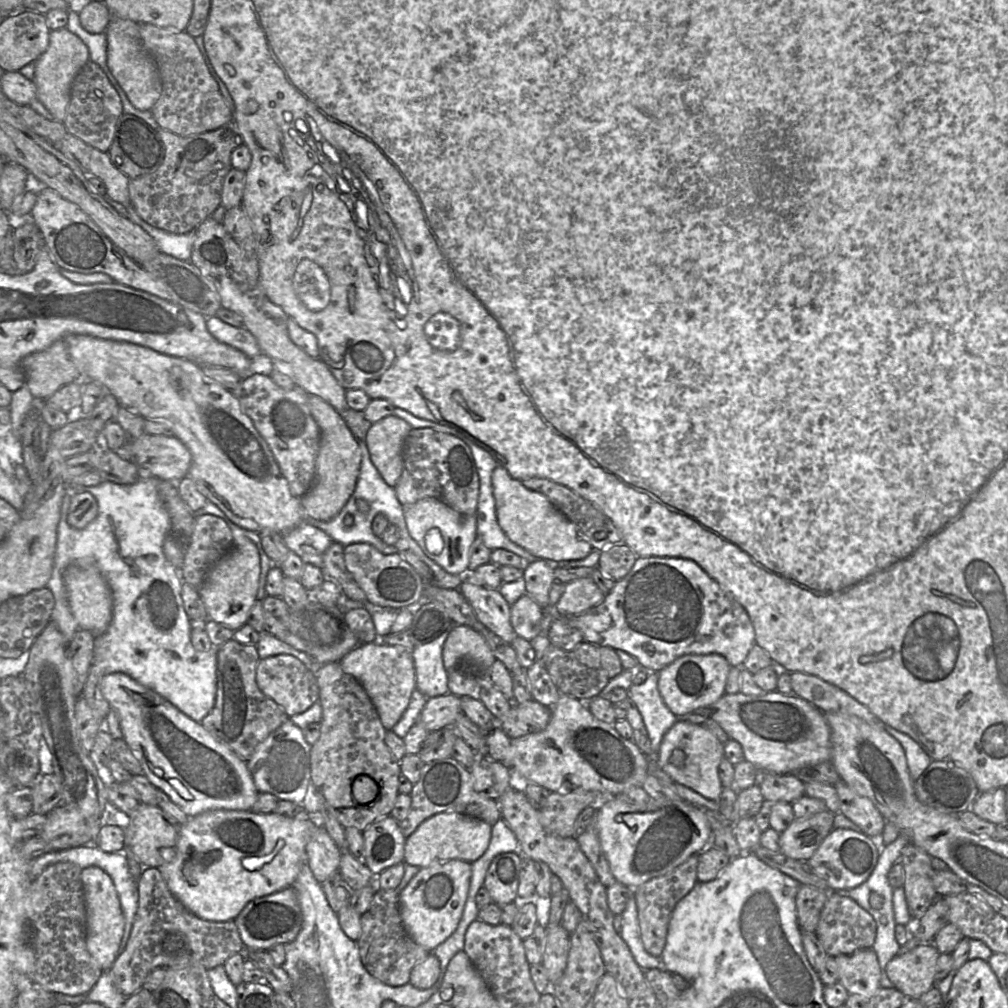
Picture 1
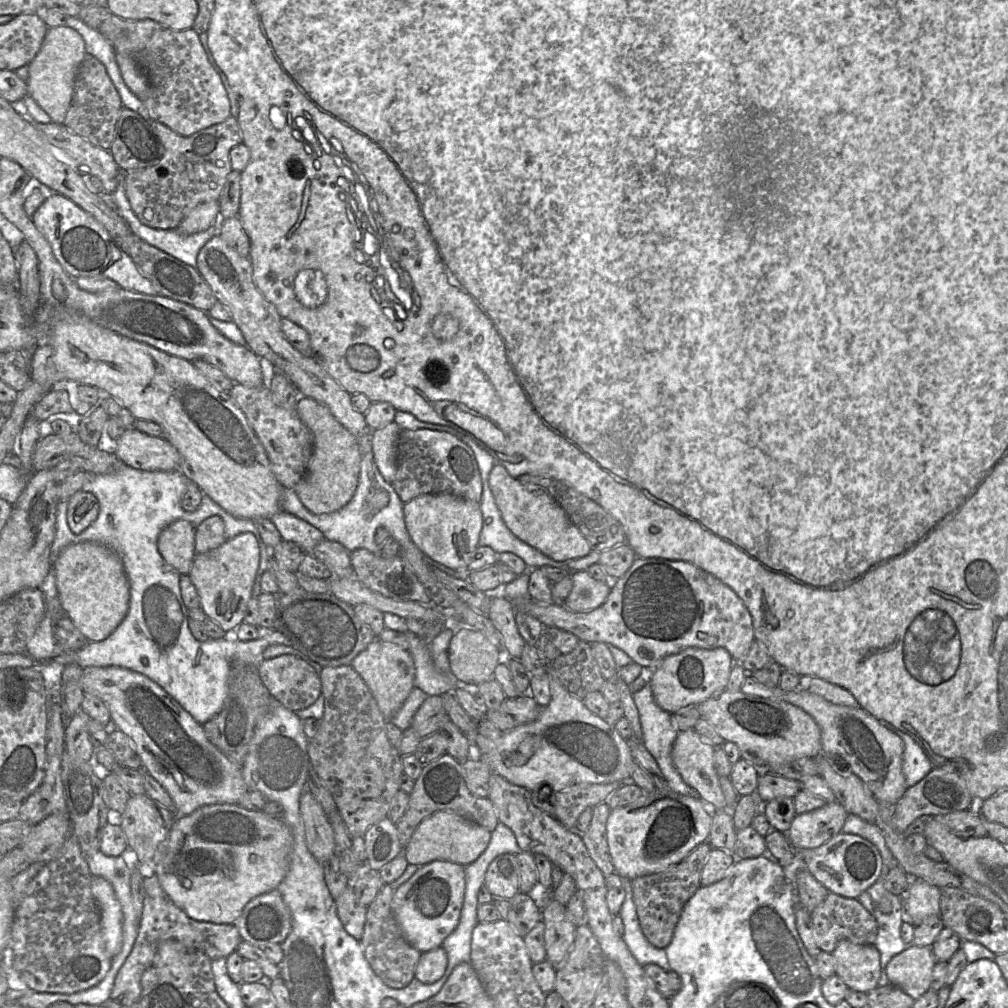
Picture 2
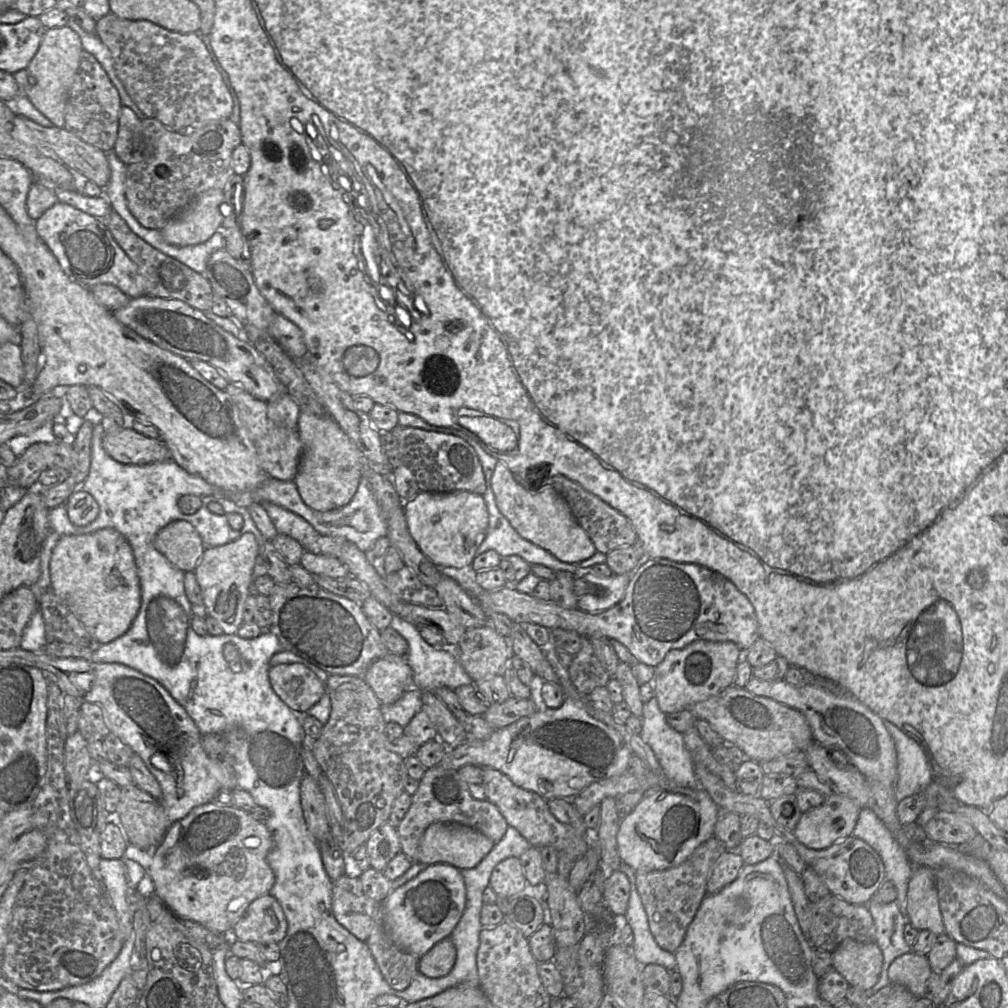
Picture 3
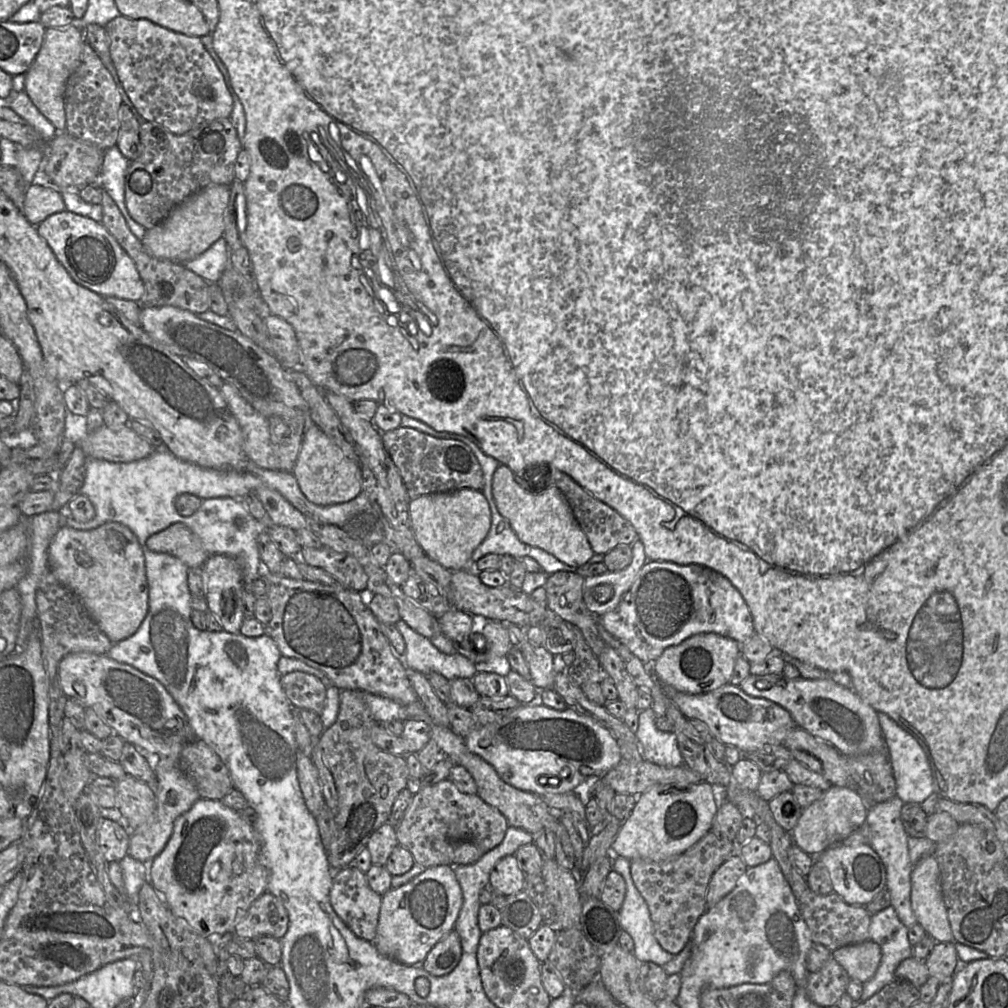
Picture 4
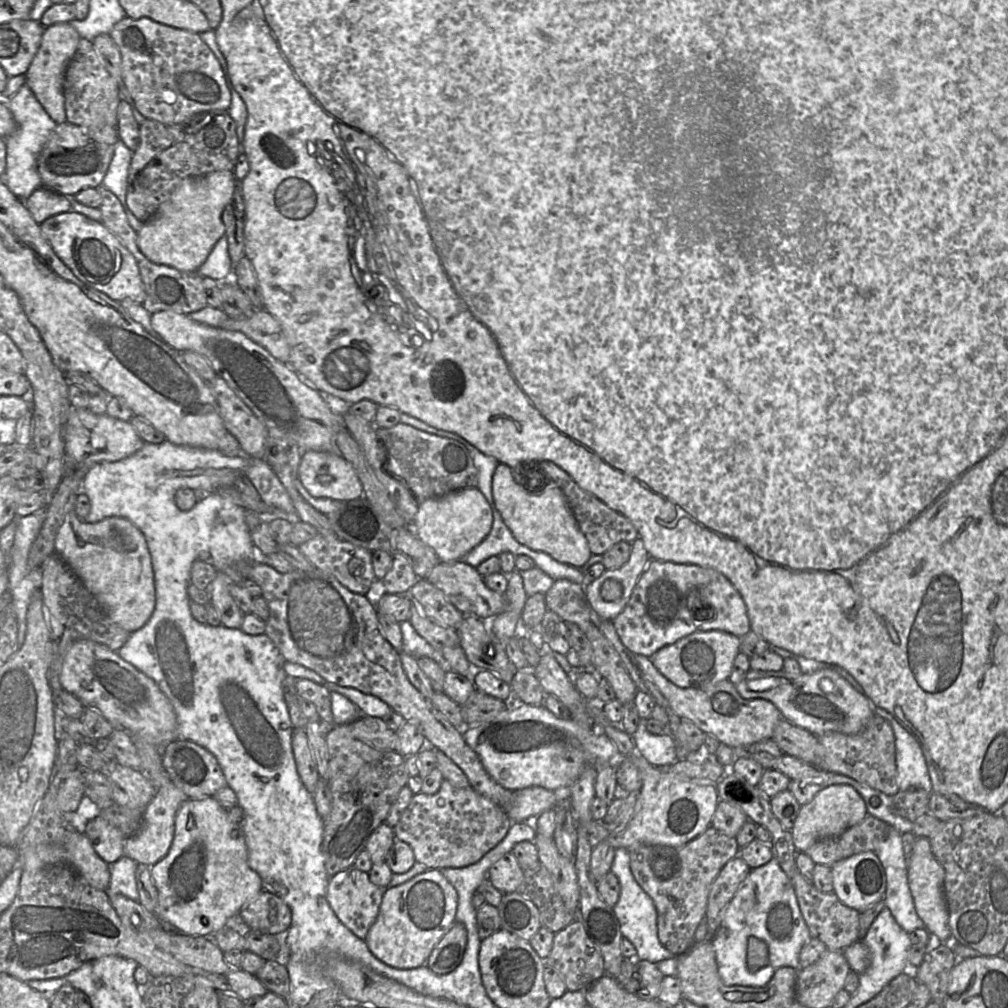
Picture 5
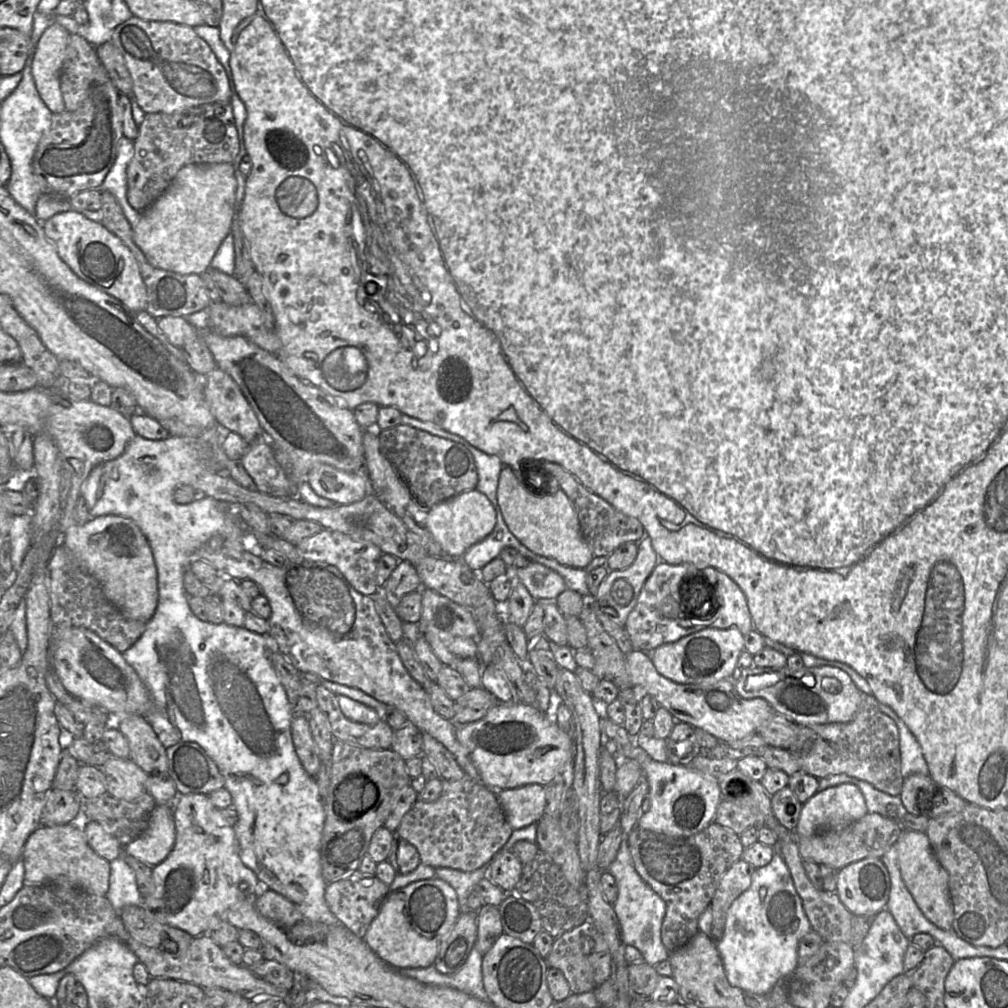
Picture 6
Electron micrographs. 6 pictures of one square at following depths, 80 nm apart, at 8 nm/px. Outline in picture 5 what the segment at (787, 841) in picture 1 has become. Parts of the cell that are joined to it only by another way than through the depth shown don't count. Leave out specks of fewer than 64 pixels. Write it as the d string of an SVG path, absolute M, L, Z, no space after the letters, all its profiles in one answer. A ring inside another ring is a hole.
M831 784L823 787L814 798L801 806L790 830L793 844L798 852L805 852L818 840L835 837L846 829L860 823L867 816L861 795L848 784Z

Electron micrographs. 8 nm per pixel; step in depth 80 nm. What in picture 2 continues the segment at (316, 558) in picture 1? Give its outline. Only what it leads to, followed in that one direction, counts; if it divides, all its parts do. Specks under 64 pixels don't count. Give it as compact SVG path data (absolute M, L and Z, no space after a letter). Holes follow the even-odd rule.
M284 510L274 514L271 520L282 539L297 544L305 554L311 553L313 548L325 538L319 529Z

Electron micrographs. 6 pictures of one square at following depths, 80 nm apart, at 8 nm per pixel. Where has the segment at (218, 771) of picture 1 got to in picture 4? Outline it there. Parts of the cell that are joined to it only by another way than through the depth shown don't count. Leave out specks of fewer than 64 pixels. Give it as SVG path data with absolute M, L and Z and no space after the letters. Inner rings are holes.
M80 652L66 655L59 663L58 679L68 698L77 699L84 707L92 708L116 735L134 745L139 753L157 754L158 756L157 765L153 770L157 781L155 812L150 823L131 833L127 851L132 858L142 863L149 863L166 846L175 820L201 798L194 785L177 769L177 761L182 749L191 741L199 739L195 738L185 714L160 682L131 665L111 659L106 654Z

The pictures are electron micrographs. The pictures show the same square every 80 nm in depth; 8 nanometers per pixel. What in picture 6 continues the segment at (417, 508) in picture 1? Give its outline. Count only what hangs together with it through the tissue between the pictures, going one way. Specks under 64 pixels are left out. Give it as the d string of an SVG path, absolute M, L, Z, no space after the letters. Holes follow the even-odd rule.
M476 488L461 492L427 510L426 525L446 556L461 559L463 553L494 528L496 514L485 494Z

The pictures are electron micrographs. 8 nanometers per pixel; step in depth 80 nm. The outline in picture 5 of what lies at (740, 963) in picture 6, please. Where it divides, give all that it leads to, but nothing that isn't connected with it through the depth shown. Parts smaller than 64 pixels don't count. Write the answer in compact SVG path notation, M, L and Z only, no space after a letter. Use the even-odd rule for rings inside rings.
M773 857L766 864L750 870L725 909L720 927L710 942L715 951L719 976L726 986L762 987L781 967L801 969L800 951L810 938L791 880ZM758 941L767 946L767 964L751 973L747 968L748 944Z

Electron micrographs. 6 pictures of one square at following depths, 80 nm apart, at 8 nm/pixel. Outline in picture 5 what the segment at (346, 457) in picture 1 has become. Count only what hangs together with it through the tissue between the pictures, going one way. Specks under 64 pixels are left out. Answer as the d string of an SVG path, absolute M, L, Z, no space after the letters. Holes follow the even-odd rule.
M306 451L298 478L316 498L352 501L363 496L363 487L352 465L337 452Z

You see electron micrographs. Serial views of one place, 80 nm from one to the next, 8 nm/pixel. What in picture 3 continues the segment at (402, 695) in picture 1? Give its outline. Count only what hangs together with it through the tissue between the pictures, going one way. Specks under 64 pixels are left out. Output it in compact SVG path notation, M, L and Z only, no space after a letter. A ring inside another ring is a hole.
M388 653L366 671L364 680L382 704L393 704L412 686L412 669L406 657Z

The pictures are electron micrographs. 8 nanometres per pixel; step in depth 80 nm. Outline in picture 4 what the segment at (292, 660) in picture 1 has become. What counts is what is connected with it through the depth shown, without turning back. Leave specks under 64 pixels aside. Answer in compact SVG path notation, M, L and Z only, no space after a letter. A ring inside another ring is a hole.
M293 671L282 675L280 682L293 707L312 710L320 716L325 705L326 687L317 677Z

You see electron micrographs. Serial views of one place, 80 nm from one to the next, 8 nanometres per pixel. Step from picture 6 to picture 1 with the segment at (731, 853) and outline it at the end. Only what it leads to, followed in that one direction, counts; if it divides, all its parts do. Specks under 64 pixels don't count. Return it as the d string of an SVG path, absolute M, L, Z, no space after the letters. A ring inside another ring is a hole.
M694 854L672 872L650 879L634 888L641 940L645 950L655 957L660 957L665 948L669 922L677 903L681 901L698 882L698 861L699 854Z

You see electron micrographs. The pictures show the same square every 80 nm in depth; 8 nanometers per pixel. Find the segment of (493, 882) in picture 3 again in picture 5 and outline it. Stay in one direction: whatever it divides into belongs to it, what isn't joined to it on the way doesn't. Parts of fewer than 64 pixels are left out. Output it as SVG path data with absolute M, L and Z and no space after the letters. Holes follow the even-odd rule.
M510 852L503 855L488 870L488 881L503 894L516 892L523 881L524 871Z

